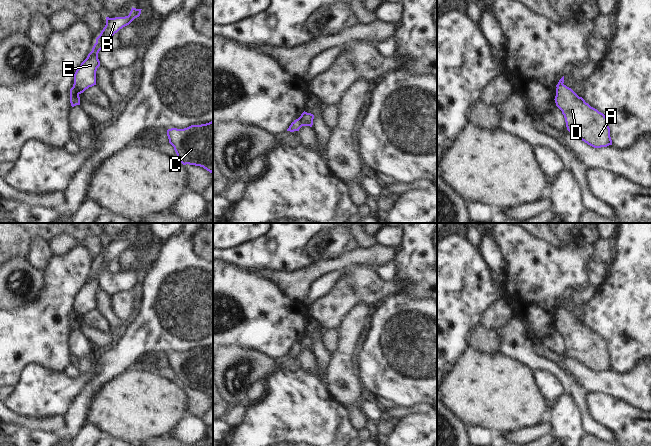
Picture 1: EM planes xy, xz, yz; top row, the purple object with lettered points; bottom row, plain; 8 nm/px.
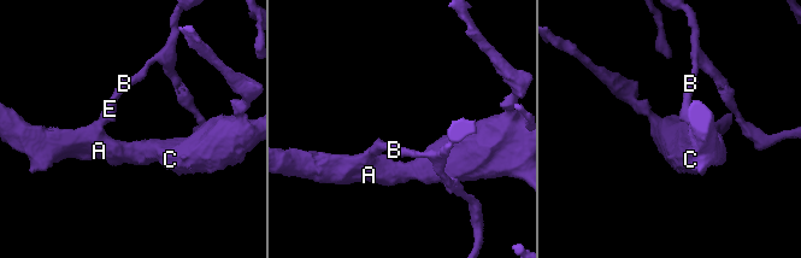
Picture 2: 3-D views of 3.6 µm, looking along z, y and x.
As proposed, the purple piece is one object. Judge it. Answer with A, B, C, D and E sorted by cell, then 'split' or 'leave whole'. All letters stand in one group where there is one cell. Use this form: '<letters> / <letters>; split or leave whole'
A C D / B E; split

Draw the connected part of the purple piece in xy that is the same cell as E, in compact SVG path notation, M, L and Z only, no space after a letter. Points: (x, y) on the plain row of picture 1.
M131 233L128 240L125 241L106 241L106 249L96 262L92 275L87 282L81 287L74 298L73 311L79 318L83 317L89 311L96 309L96 295L100 290L98 283L99 275L104 272L109 263L123 251L129 249L135 242L139 241L142 233Z

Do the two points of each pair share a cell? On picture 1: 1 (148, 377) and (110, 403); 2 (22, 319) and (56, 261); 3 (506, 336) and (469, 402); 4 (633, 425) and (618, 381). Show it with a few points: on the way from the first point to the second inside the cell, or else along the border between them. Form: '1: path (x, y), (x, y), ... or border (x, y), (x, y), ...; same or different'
1: path (139, 386), (122, 403), (119, 403); same
2: path (37, 306), (56, 287), (56, 276); same
3: border (499, 352), (516, 358), (520, 362); different
4: border (603, 392), (628, 401), (640, 408); different

